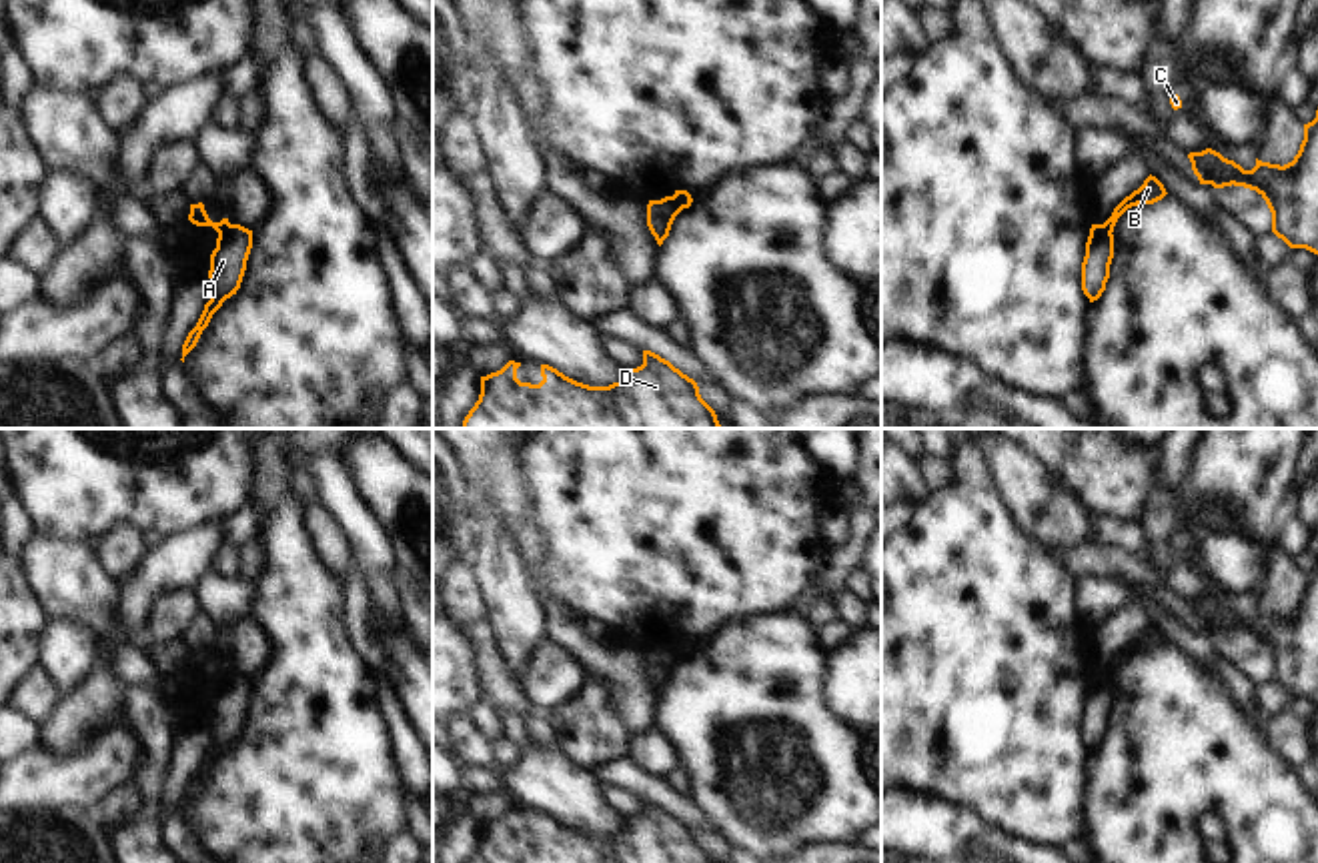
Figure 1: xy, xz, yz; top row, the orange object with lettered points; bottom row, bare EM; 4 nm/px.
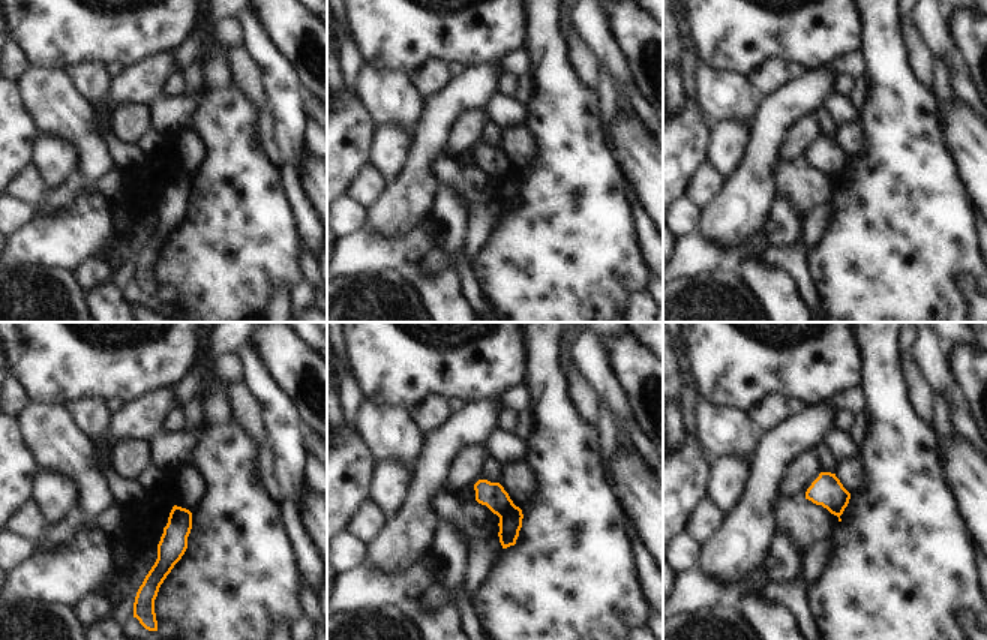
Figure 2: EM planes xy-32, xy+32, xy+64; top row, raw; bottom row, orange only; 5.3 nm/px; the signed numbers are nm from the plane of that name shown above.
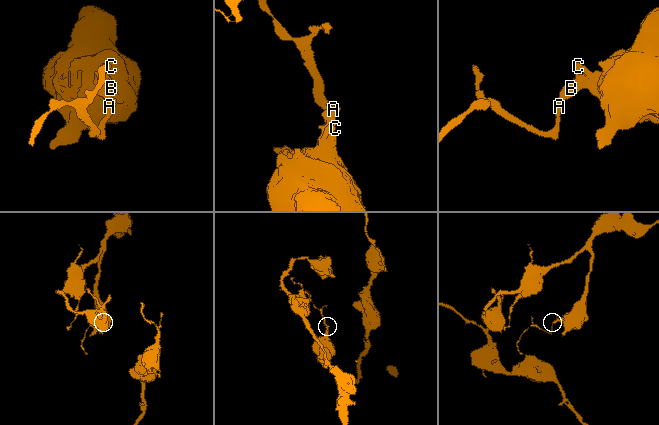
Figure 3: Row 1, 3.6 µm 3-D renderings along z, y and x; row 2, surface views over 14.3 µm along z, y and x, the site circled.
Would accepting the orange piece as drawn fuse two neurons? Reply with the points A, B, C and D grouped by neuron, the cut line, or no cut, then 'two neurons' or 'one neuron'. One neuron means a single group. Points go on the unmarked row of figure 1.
groups A / B C D; cut xy (231, 673), (219, 683); two neurons

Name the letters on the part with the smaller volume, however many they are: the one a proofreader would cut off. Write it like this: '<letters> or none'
A

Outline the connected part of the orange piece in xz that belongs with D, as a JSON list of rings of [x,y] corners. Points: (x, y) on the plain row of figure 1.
[[[643,799],[641,815],[609,835],[577,831],[549,813],[541,813],[539,833],[521,831],[519,815],[521,811],[509,809],[501,819],[481,825],[481,843],[469,863],[715,863],[697,831],[651,799]]]

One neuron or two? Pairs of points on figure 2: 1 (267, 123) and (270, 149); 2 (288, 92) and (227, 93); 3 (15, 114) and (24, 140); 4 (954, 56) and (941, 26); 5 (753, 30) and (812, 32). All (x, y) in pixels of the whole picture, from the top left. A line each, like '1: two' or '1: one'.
1: one
2: two
3: one
4: one
5: one

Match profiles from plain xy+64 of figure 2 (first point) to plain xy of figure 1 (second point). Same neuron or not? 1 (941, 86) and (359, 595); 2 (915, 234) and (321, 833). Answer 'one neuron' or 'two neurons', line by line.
1: one neuron
2: one neuron

